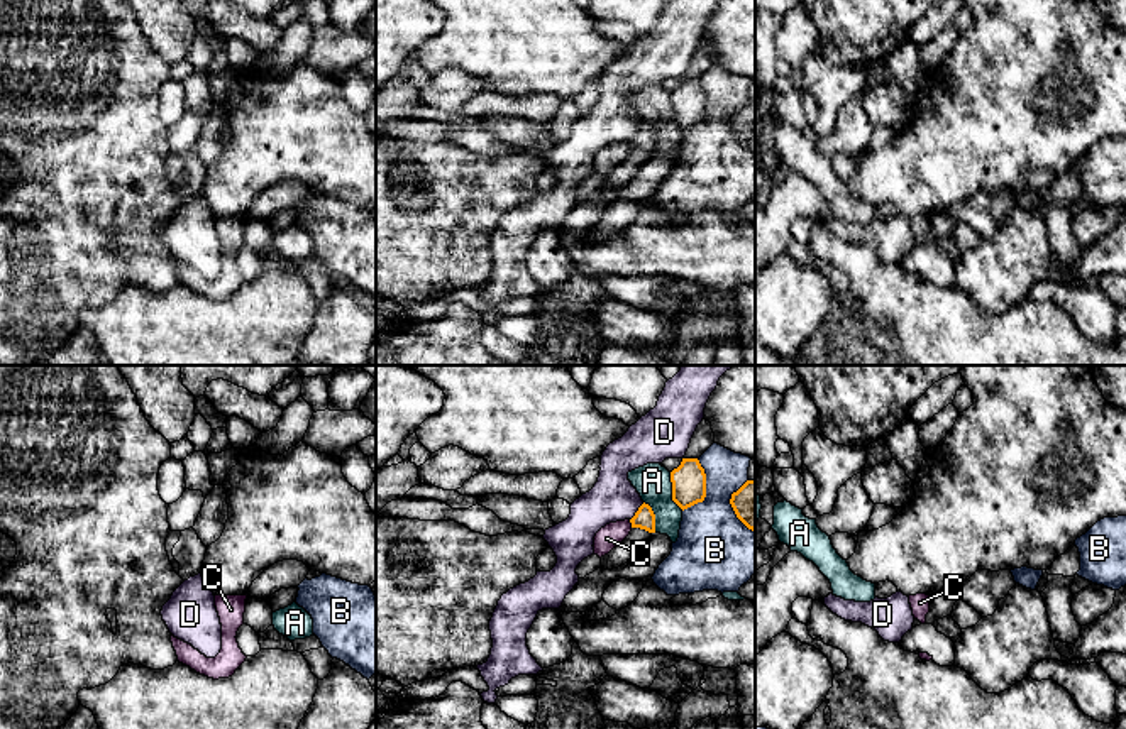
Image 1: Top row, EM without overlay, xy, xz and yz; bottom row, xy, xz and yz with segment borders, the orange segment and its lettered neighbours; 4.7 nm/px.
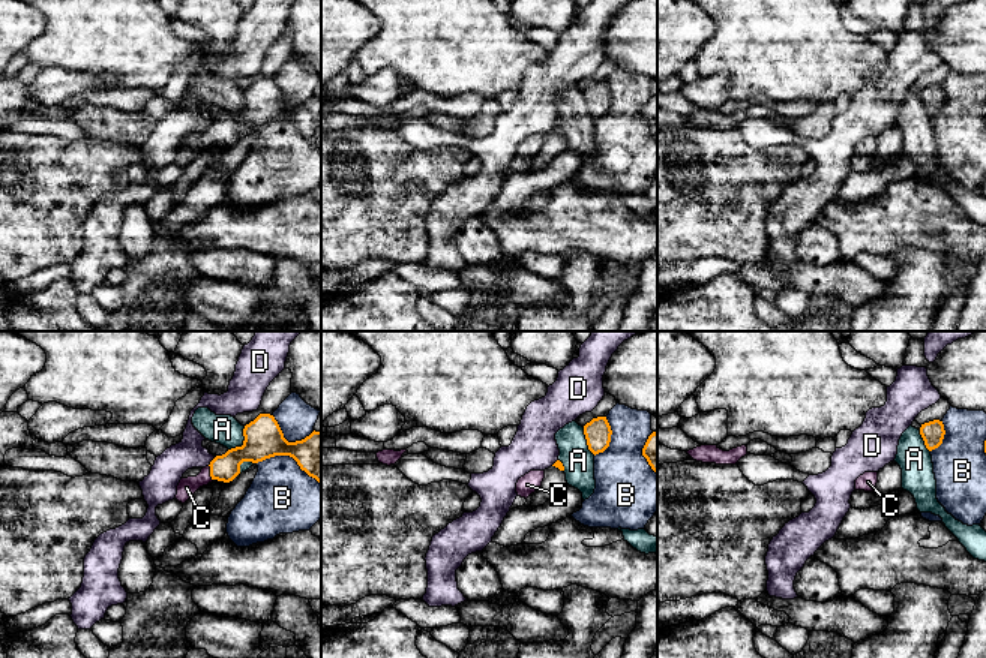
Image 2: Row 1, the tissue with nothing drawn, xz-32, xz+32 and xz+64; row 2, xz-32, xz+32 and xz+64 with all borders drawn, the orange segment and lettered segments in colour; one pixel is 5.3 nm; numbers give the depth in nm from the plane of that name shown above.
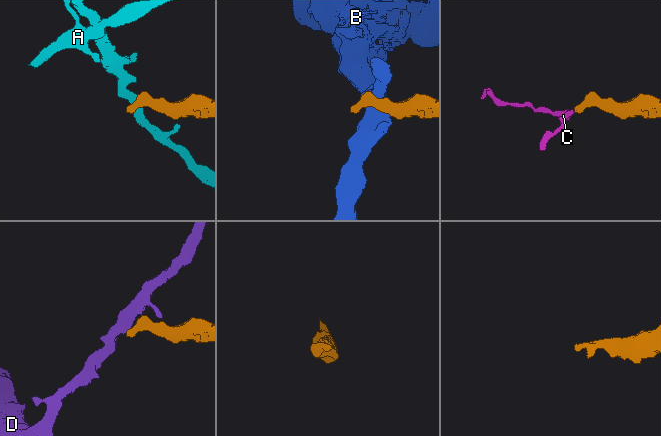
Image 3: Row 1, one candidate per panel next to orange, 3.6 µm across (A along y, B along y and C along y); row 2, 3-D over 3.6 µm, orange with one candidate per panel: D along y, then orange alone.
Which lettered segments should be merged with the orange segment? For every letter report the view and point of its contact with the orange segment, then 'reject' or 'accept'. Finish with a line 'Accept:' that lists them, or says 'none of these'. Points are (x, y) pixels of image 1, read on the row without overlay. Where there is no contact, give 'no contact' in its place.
A: meets orange in xz at (673, 112); reject
B: meets orange in xz at (705, 110); reject
C: meets orange in xz at (630, 142); accept
D: meets orange in xz at (637, 132); reject
Accept: C

